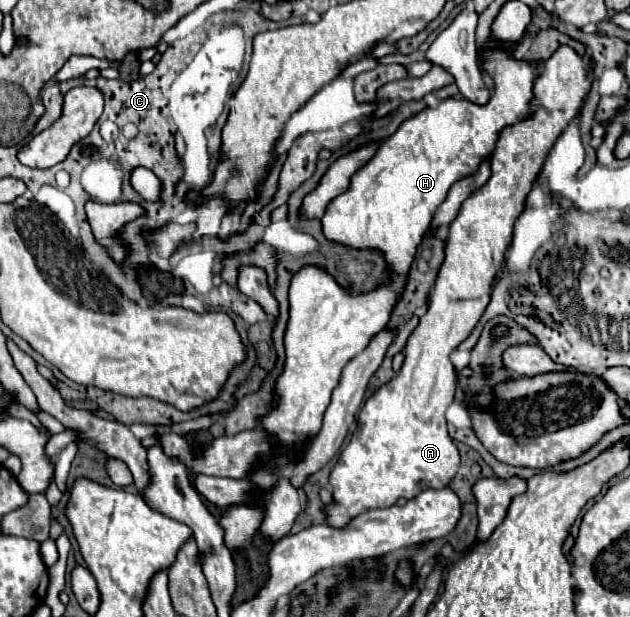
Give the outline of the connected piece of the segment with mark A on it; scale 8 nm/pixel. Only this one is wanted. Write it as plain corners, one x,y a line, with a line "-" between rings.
567,45
559,47
557,53
539,69
539,75
533,83
533,113
531,117
517,121
517,125
507,125
497,139
495,151
491,153
491,179
477,189
469,199
463,201
455,221
449,227
447,247
445,247
445,261
439,269
437,283
431,293
431,301
427,313
421,317
421,323
409,337
405,345
405,363
401,371
385,383
379,391
373,393
365,401
357,417
357,429
349,441
349,445
341,451
335,469
331,471
331,485
335,503
327,505
327,523
333,527
343,527
355,515
375,509
375,507
389,507
395,505
399,497
413,499
423,489
441,489
445,487
459,469
459,451
451,437
447,435
445,423
445,409
453,403
455,397
455,381
457,371
451,363
451,353
465,341
475,325
479,323
491,295
491,283
503,263
507,245
513,239
513,223
521,215
525,207
525,199
537,181
537,175
549,155
551,147
555,145
557,137
563,129
571,123
575,115
579,115
583,99
591,87
591,67
585,67
583,59
569,49

